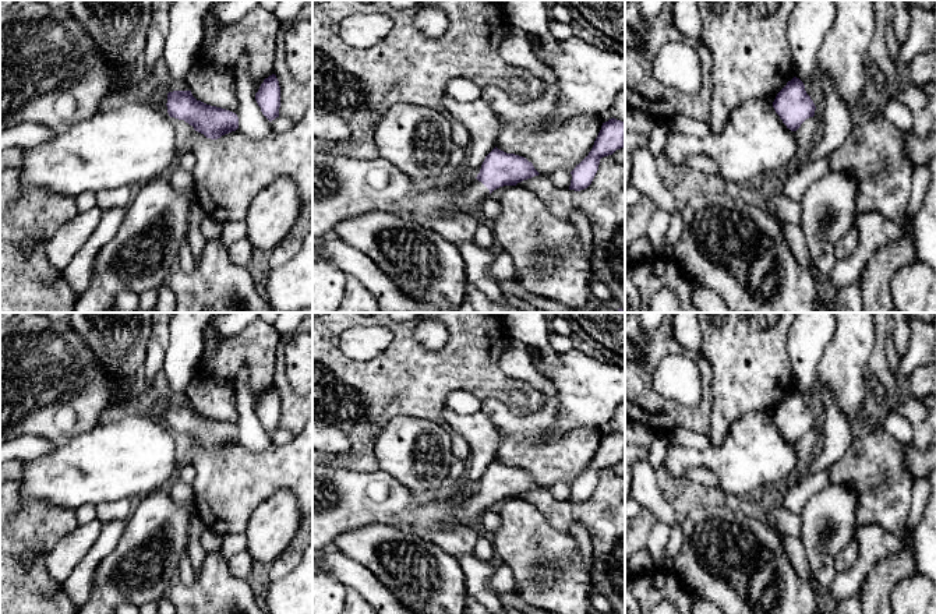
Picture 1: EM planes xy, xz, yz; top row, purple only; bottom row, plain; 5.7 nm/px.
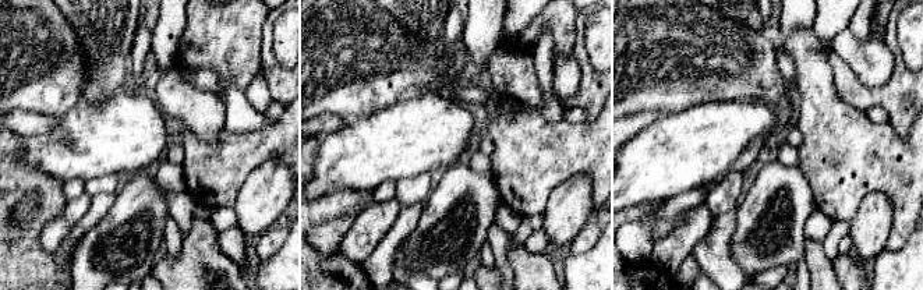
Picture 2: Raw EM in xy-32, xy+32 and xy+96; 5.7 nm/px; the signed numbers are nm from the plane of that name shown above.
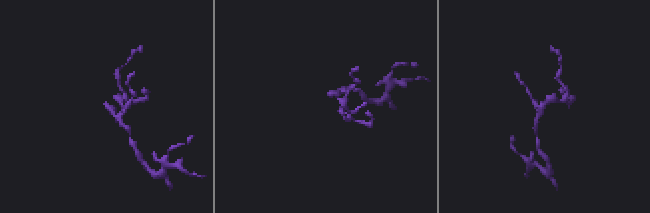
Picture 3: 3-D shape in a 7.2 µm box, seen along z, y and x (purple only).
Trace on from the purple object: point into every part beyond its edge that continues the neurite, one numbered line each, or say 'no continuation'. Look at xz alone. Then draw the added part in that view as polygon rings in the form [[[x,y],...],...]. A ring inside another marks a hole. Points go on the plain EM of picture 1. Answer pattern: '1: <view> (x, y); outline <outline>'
1: xz (343, 500); outline [[[312,463],[312,550],[333,548],[338,536],[365,525],[413,525],[423,532],[431,526],[473,526],[488,509],[490,502],[477,491],[459,501],[428,501],[379,469],[357,472]]]

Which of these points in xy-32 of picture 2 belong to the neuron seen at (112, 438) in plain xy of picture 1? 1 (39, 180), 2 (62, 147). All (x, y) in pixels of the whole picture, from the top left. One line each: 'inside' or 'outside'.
1: outside
2: inside

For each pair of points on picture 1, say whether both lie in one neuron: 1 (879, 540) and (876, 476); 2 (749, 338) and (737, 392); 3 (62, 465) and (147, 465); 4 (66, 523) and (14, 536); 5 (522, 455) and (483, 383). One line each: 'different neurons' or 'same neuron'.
1: different neurons
2: same neuron
3: same neuron
4: same neuron
5: different neurons

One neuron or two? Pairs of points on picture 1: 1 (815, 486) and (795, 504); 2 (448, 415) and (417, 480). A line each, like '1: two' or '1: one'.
1: one
2: two

